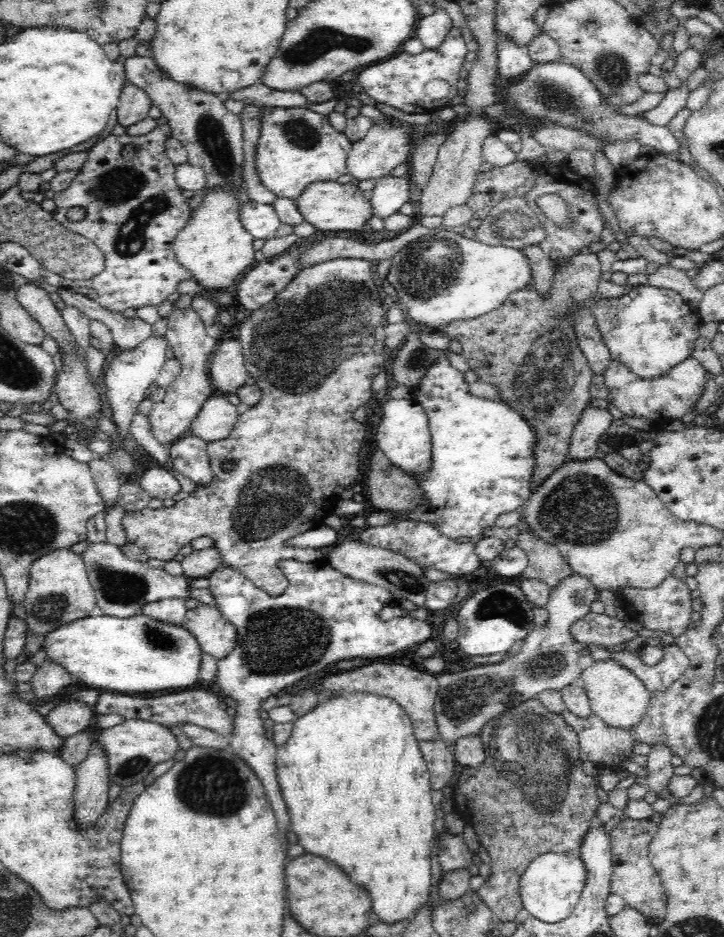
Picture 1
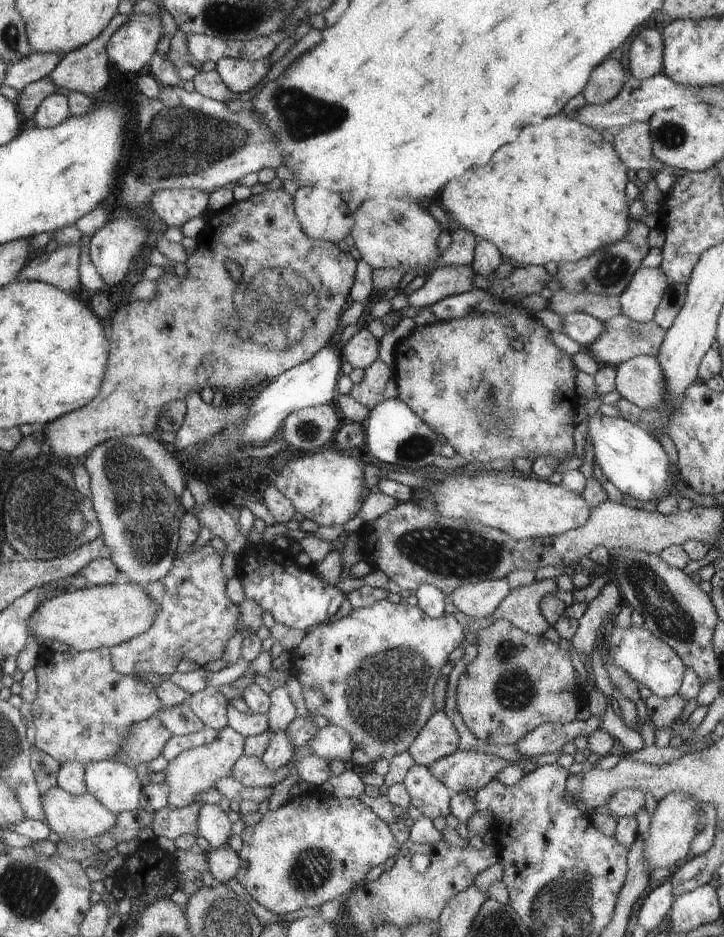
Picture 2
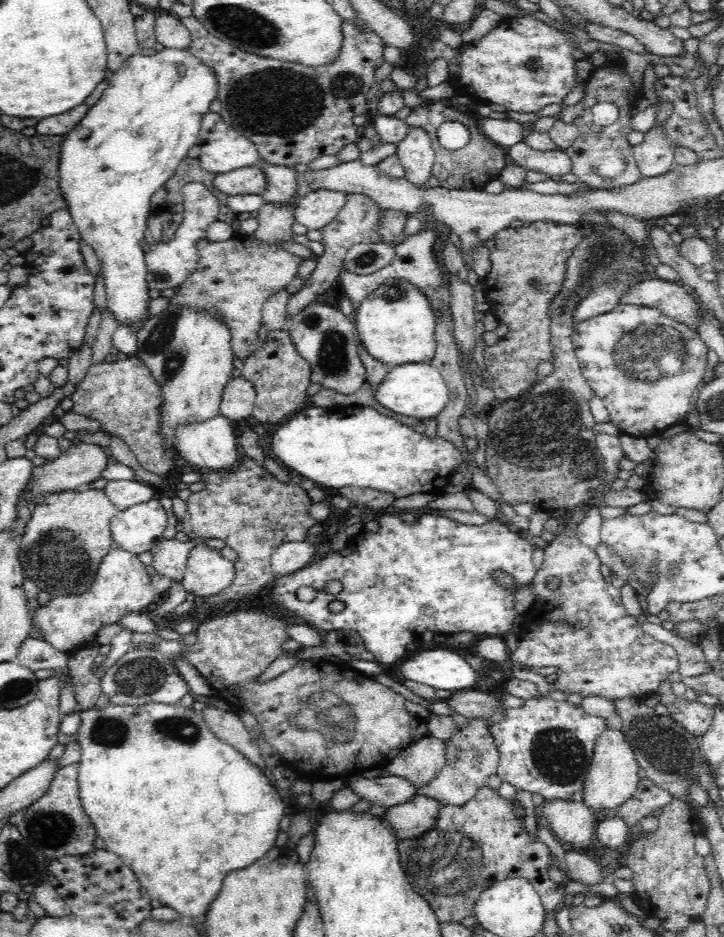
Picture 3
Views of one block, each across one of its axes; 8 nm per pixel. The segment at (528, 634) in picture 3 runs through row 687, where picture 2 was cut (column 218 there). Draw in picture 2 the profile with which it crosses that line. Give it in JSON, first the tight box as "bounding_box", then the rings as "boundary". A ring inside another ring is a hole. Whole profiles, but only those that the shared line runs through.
{"bounding_box":[109,542,241,678],"boundary":[[[193,542],[185,554],[177,554],[173,568],[171,568],[171,572],[167,572],[165,578],[143,586],[145,594],[159,606],[155,620],[151,622],[147,632],[131,638],[129,642],[109,648],[111,650],[111,666],[123,676],[135,674],[139,678],[145,678],[149,672],[155,672],[159,676],[173,674],[175,666],[183,658],[199,664],[199,668],[205,668],[205,664],[211,664],[211,660],[223,658],[227,640],[239,632],[239,620],[241,620],[237,606],[225,594],[225,580],[227,578],[221,574],[221,558],[213,552],[211,544],[195,546],[195,542]]]}

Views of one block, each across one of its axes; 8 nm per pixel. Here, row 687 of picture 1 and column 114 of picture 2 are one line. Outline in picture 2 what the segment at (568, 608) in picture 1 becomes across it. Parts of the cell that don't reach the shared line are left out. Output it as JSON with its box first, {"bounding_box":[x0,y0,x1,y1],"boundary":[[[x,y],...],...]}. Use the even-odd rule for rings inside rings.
{"bounding_box":[83,436,183,586],"boundary":[[[123,436],[117,440],[107,440],[93,448],[83,462],[91,478],[89,498],[101,526],[99,540],[103,540],[107,546],[107,560],[111,560],[117,572],[125,574],[131,584],[145,586],[157,582],[165,578],[167,572],[171,572],[173,568],[179,546],[179,524],[183,518],[183,508],[179,502],[183,480],[179,464],[181,458],[171,452],[167,444],[149,436]]]}

